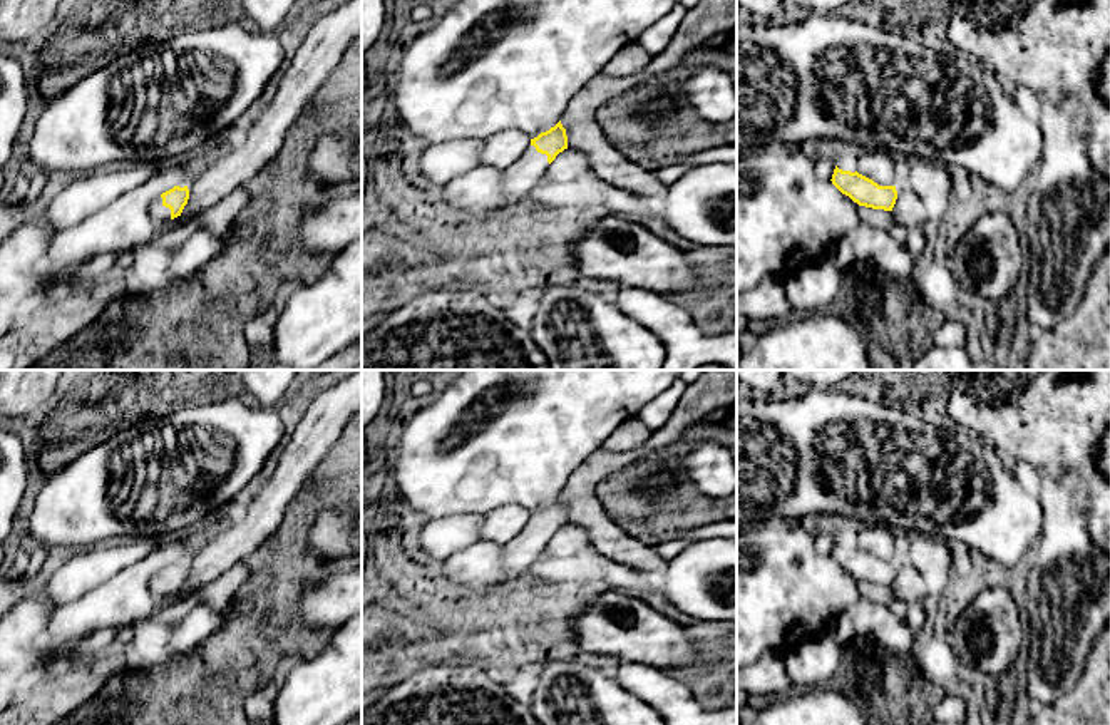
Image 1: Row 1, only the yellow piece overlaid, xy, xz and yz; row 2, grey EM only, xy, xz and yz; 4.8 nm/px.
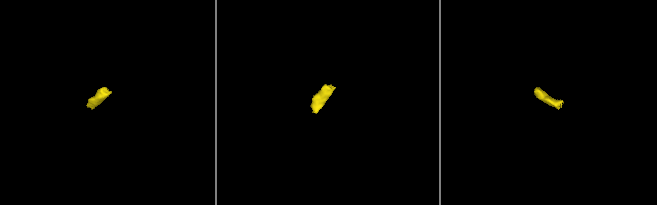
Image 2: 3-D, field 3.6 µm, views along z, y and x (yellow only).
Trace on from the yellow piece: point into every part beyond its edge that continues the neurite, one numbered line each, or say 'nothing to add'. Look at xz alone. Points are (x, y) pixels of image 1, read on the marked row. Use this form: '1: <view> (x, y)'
1: xz (521, 178)

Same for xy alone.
1: xy (158, 213)

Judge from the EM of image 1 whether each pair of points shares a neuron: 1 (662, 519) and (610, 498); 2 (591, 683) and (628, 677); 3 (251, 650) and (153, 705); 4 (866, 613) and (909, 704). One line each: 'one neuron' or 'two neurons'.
1: one neuron
2: two neurons
3: one neuron
4: one neuron

